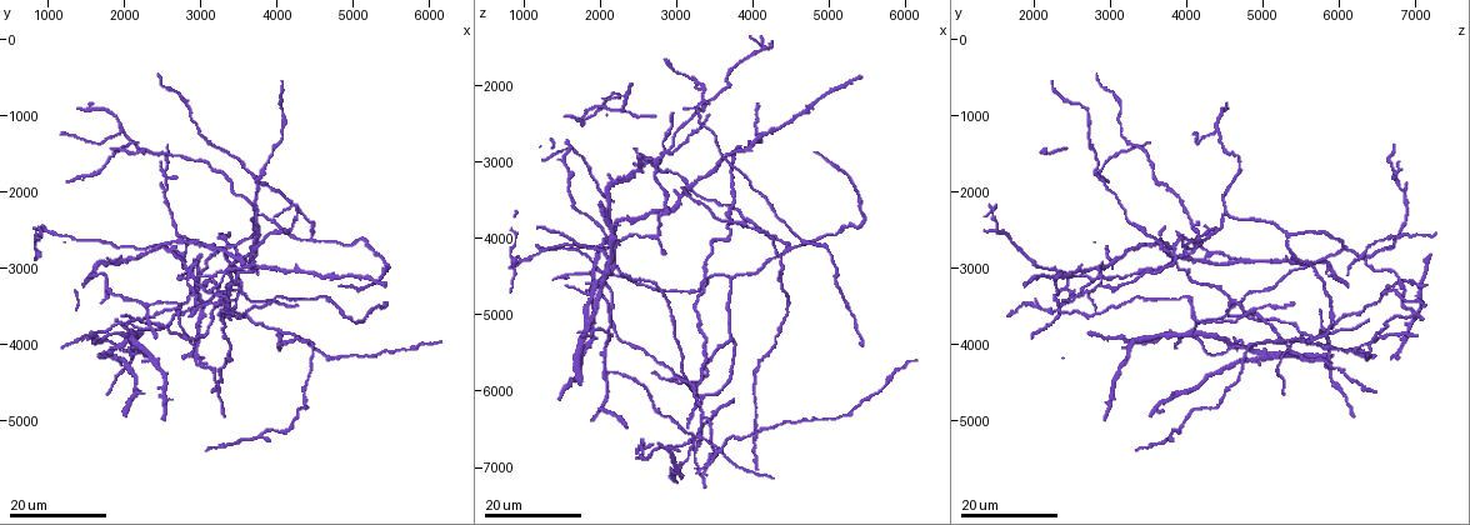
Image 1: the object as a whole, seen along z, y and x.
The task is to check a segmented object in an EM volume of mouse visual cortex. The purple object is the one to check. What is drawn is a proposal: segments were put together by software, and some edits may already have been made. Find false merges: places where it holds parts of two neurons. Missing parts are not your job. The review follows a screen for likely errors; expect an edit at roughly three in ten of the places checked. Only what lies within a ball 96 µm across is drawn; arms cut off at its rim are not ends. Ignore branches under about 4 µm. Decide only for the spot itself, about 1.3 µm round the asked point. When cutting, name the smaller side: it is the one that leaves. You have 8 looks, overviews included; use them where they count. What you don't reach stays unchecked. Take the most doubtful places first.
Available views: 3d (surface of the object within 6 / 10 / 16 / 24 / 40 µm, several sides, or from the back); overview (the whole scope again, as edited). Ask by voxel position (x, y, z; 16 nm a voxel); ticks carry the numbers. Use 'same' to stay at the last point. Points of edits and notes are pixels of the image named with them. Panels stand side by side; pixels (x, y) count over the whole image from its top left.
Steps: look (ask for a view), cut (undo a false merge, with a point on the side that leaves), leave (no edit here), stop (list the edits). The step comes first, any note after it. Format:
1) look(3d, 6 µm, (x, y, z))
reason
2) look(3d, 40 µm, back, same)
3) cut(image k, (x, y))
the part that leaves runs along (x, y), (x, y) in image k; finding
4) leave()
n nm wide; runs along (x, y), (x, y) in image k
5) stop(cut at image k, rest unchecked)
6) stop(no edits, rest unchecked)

look(3d, 16 µm, (1850, 4000, 4750))
small branch off a trunk

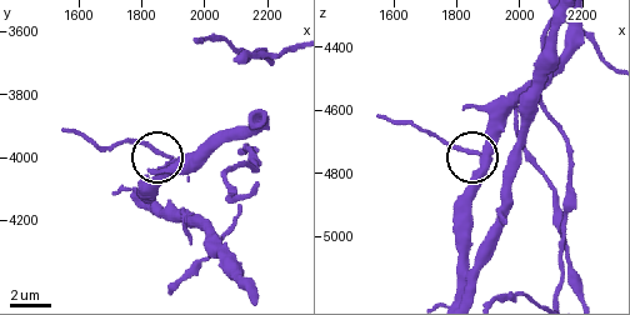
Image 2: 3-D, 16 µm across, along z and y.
look(3d, 10 µm, (1870, 4010, 4740))

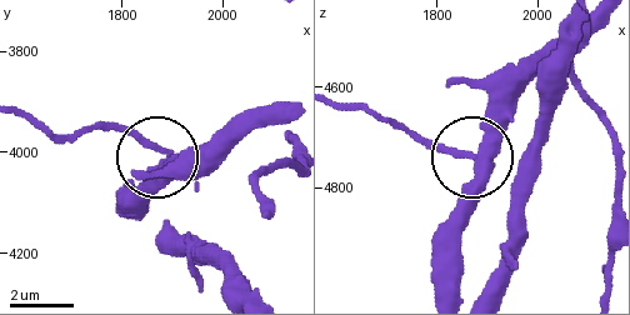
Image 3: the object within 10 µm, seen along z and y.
leave()
continuous, no second neuron

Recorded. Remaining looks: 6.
look(3d, 24 µm, (3200, 3250, 6600))
three-way junction

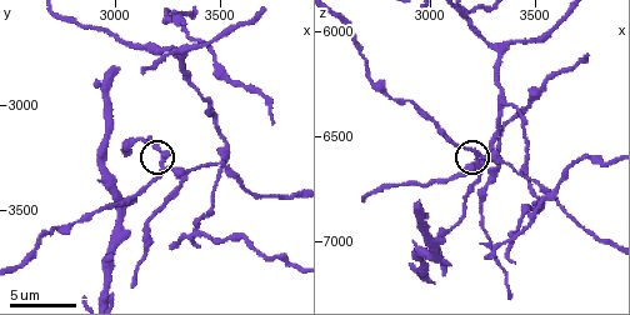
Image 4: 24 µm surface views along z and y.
look(3d, 10 µm, (3220, 3280, 6600))

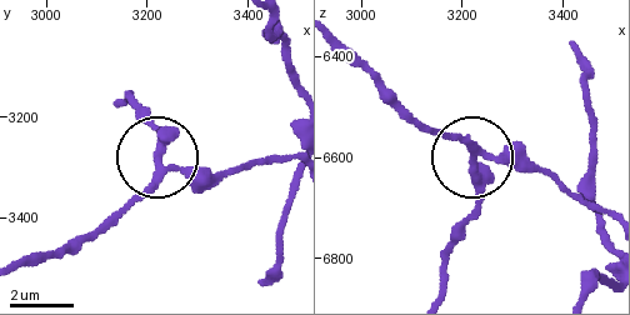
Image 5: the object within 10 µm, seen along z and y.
leave()
side arm 32 µm; runs along (288, 158), (224, 174), (175, 169), (159, 158), (151, 113) in image 5; one neuron here

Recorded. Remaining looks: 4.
look(3d, 6 µm, (3530, 3320, 6750))
three arms meet

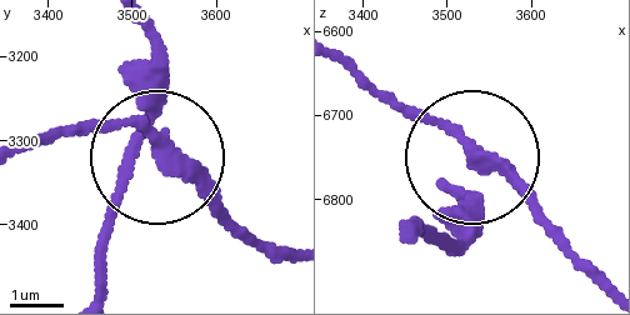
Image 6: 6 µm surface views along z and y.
leave()
240 nm wide; continuous, no second neuron

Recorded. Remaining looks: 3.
look(3d, 24 µm, (4450, 2600, 4150))
a fork

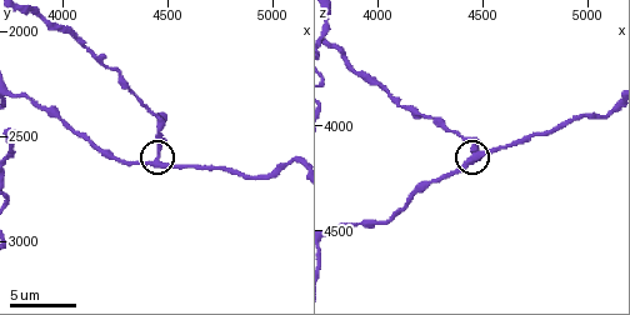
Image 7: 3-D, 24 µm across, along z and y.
look(3d, 10 µm, (4460, 2600, 4170))

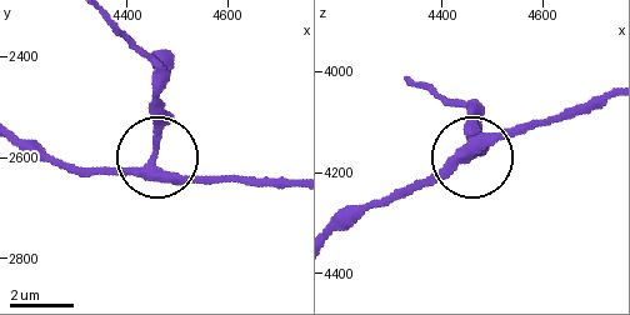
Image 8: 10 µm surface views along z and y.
leave()
3 arms; runs along (26, 143), (66, 170), (131, 170), (153, 159), (209, 184) in image 8; continuous, no second neuron

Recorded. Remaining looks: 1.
stop(no edits, rest unchecked)

